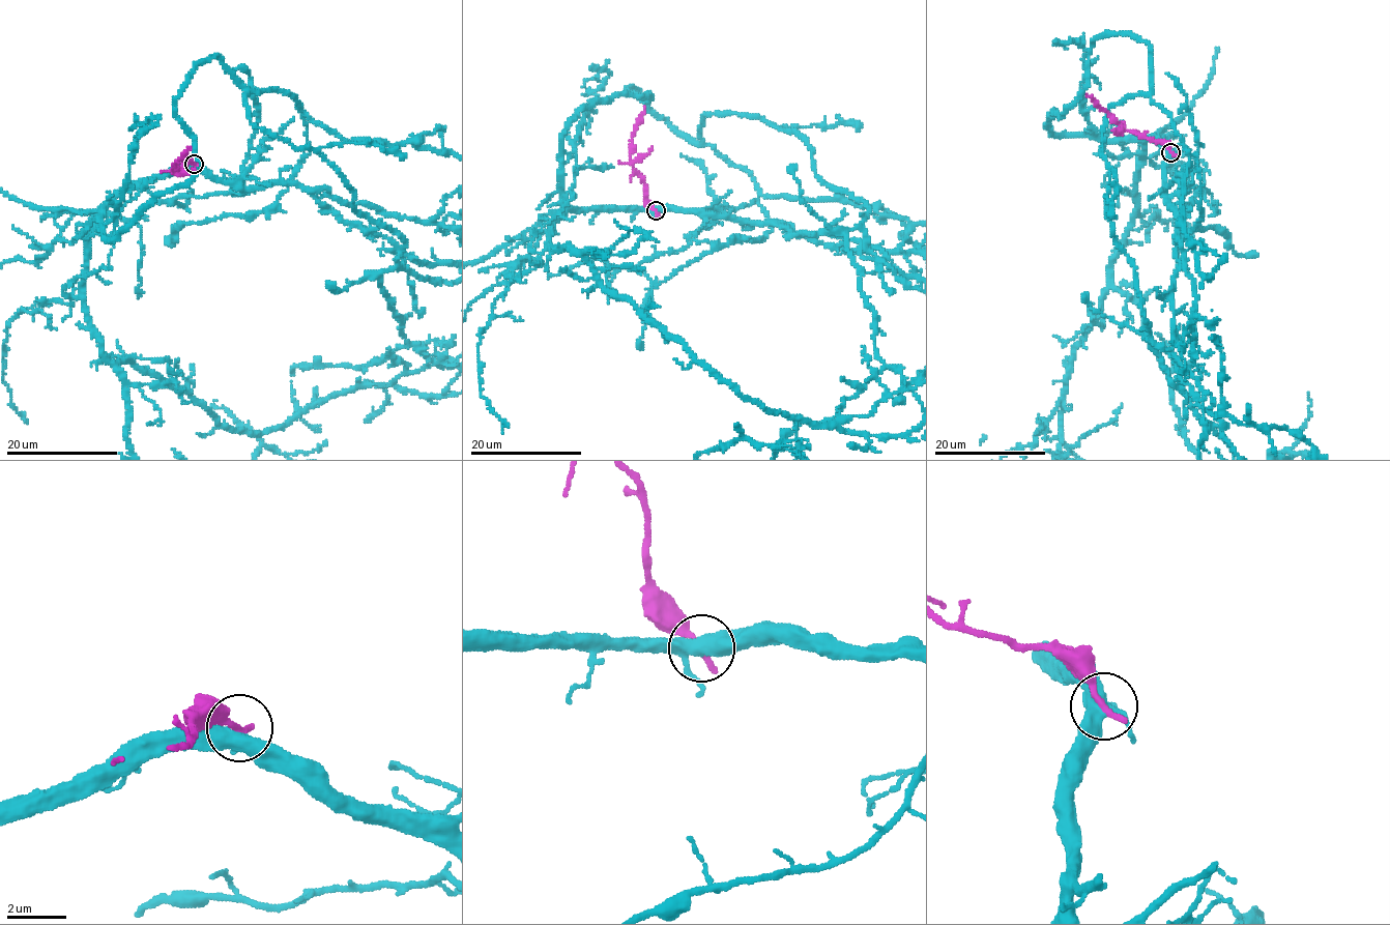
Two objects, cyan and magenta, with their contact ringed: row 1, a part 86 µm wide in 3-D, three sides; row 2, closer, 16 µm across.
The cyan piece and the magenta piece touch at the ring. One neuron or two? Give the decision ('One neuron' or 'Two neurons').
Two neurons

